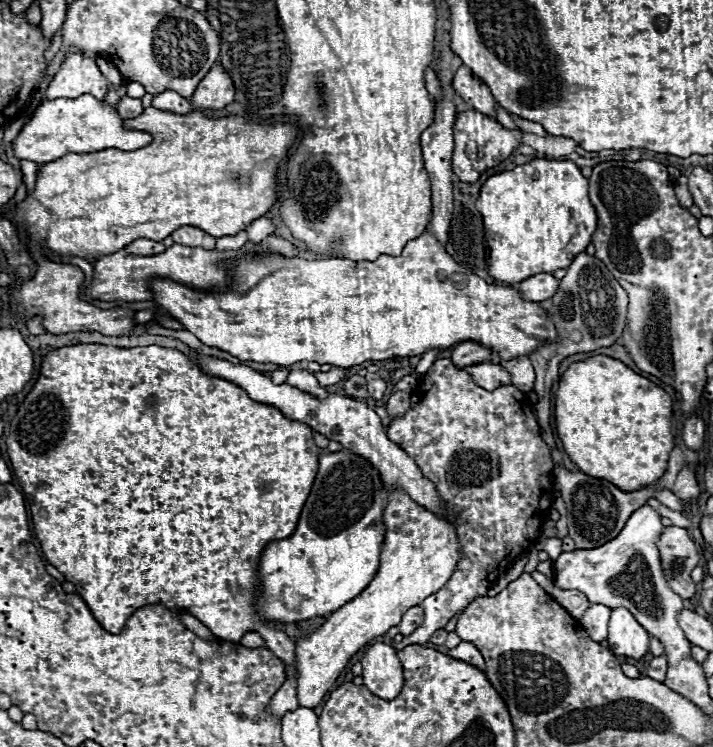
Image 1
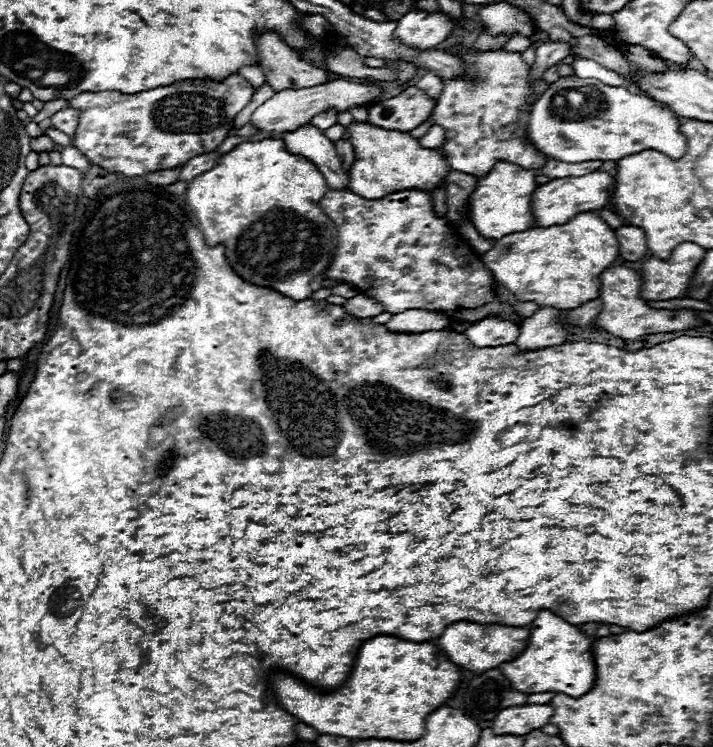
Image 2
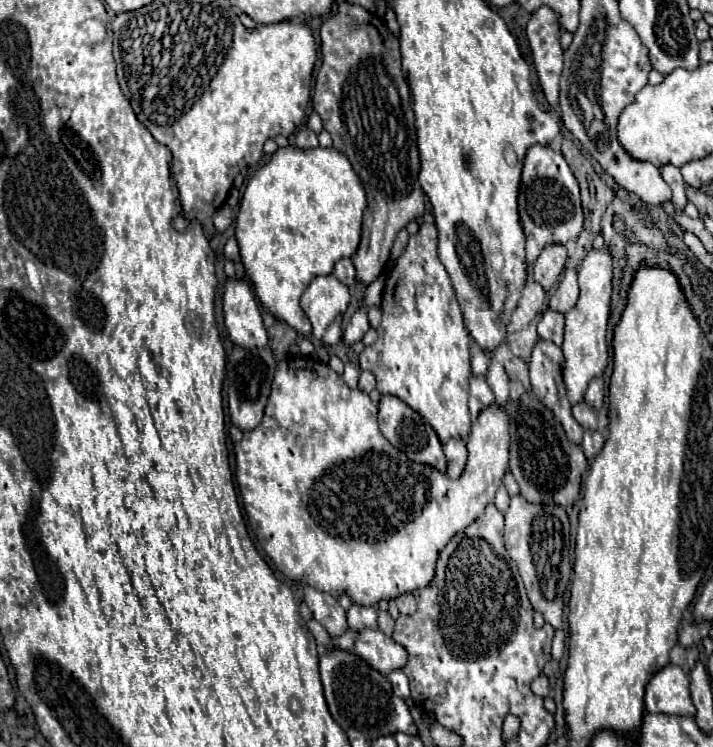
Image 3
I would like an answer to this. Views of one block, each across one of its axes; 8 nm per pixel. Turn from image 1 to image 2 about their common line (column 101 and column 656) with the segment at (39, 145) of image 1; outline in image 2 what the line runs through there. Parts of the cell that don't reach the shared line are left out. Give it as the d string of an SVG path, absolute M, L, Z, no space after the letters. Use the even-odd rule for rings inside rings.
M558 78L550 88L534 102L528 120L528 140L544 152L548 158L556 158L560 162L588 162L588 160L620 160L624 156L642 152L642 150L656 150L666 154L668 158L682 158L686 154L686 138L680 132L680 122L676 120L674 112L644 94L634 94L626 88L606 86L592 78Z

